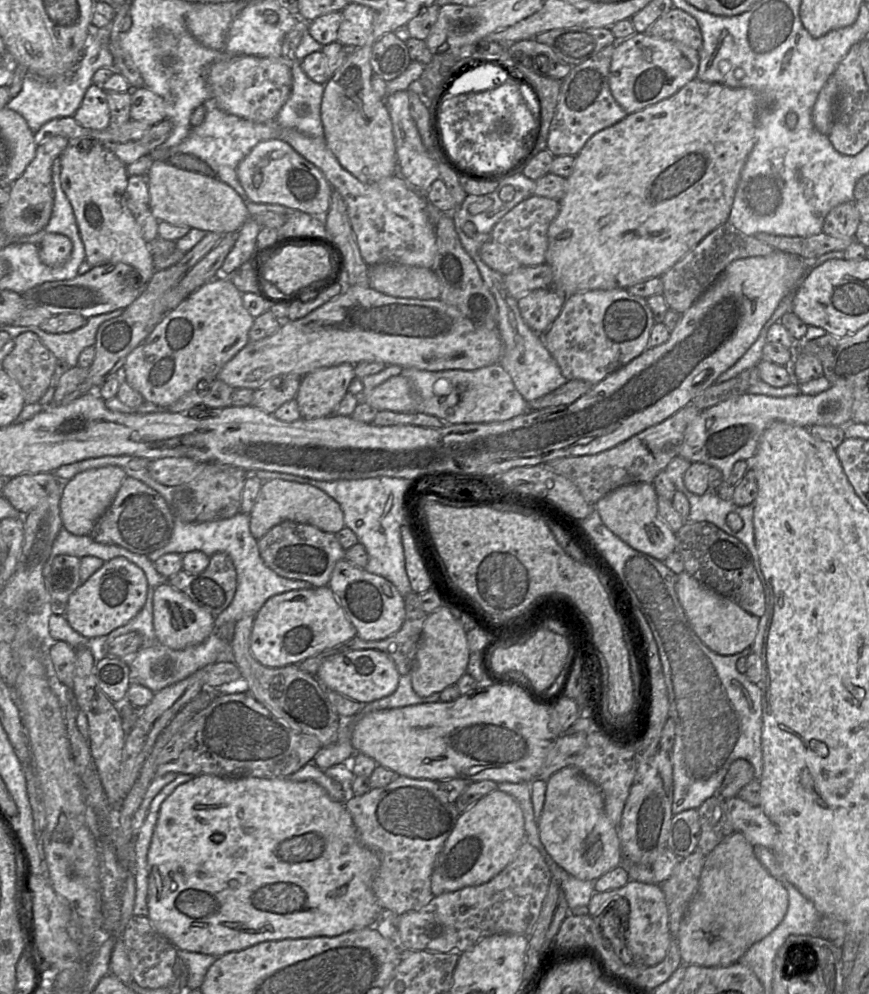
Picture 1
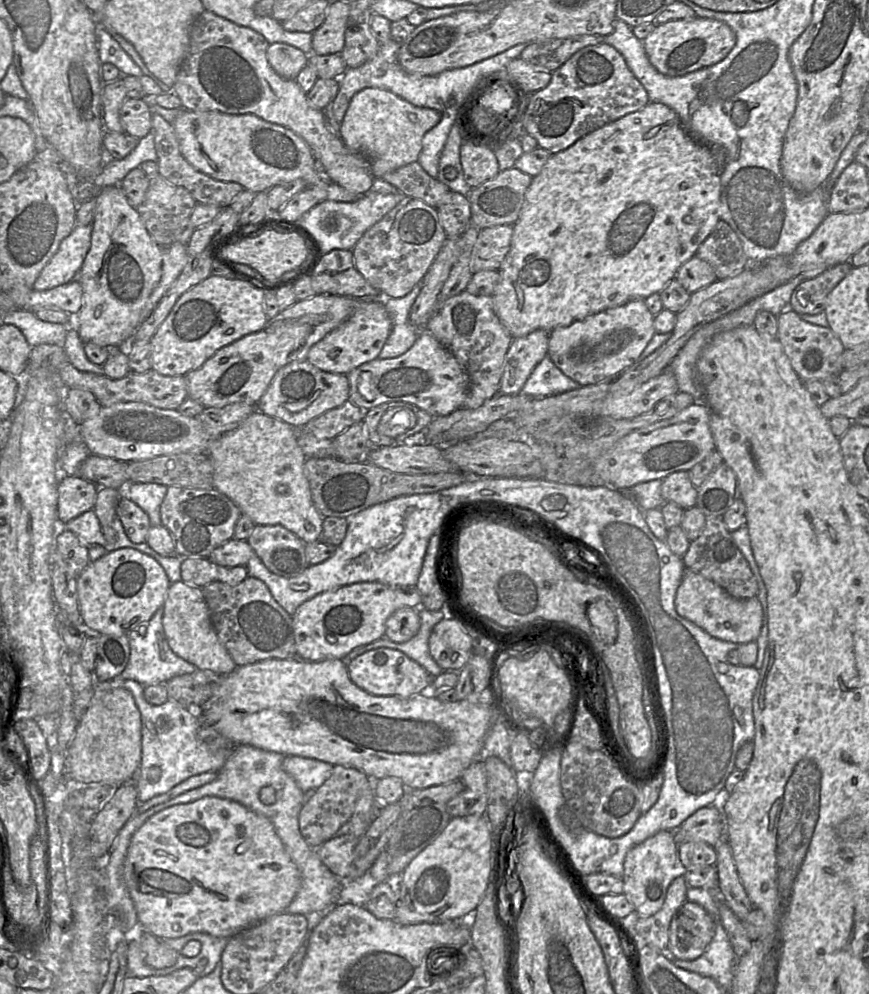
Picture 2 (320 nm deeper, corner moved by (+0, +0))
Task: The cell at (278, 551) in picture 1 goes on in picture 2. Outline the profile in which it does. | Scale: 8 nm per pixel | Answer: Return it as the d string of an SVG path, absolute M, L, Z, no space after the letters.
M255 524L247 542L266 568L278 576L292 578L309 566L306 543L281 525Z

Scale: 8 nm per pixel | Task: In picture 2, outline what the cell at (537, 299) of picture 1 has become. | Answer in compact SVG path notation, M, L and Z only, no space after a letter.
M538 329L526 336L513 338L505 357L503 375L500 381L499 393L517 395L521 393L523 386L536 365L547 356L549 332Z

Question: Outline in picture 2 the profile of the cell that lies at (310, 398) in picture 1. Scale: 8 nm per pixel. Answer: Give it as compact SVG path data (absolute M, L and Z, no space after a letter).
M357 300L351 316L314 344L307 360L318 369L347 375L360 365L376 359L392 330L392 323L381 300Z

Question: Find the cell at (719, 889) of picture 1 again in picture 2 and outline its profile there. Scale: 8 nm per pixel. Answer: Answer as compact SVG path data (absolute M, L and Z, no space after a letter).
M686 900L673 915L667 955L671 959L695 960L711 943L716 921L698 903Z

